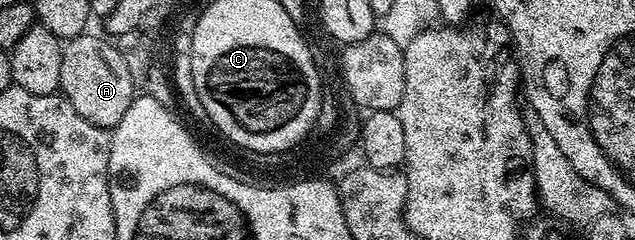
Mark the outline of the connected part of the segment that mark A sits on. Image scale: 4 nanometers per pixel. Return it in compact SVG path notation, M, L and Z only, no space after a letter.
M91 35L74 36L63 44L59 92L69 102L69 106L81 114L81 118L93 122L93 126L113 130L121 118L125 118L125 110L129 110L135 101L137 89L118 47L102 35Z

